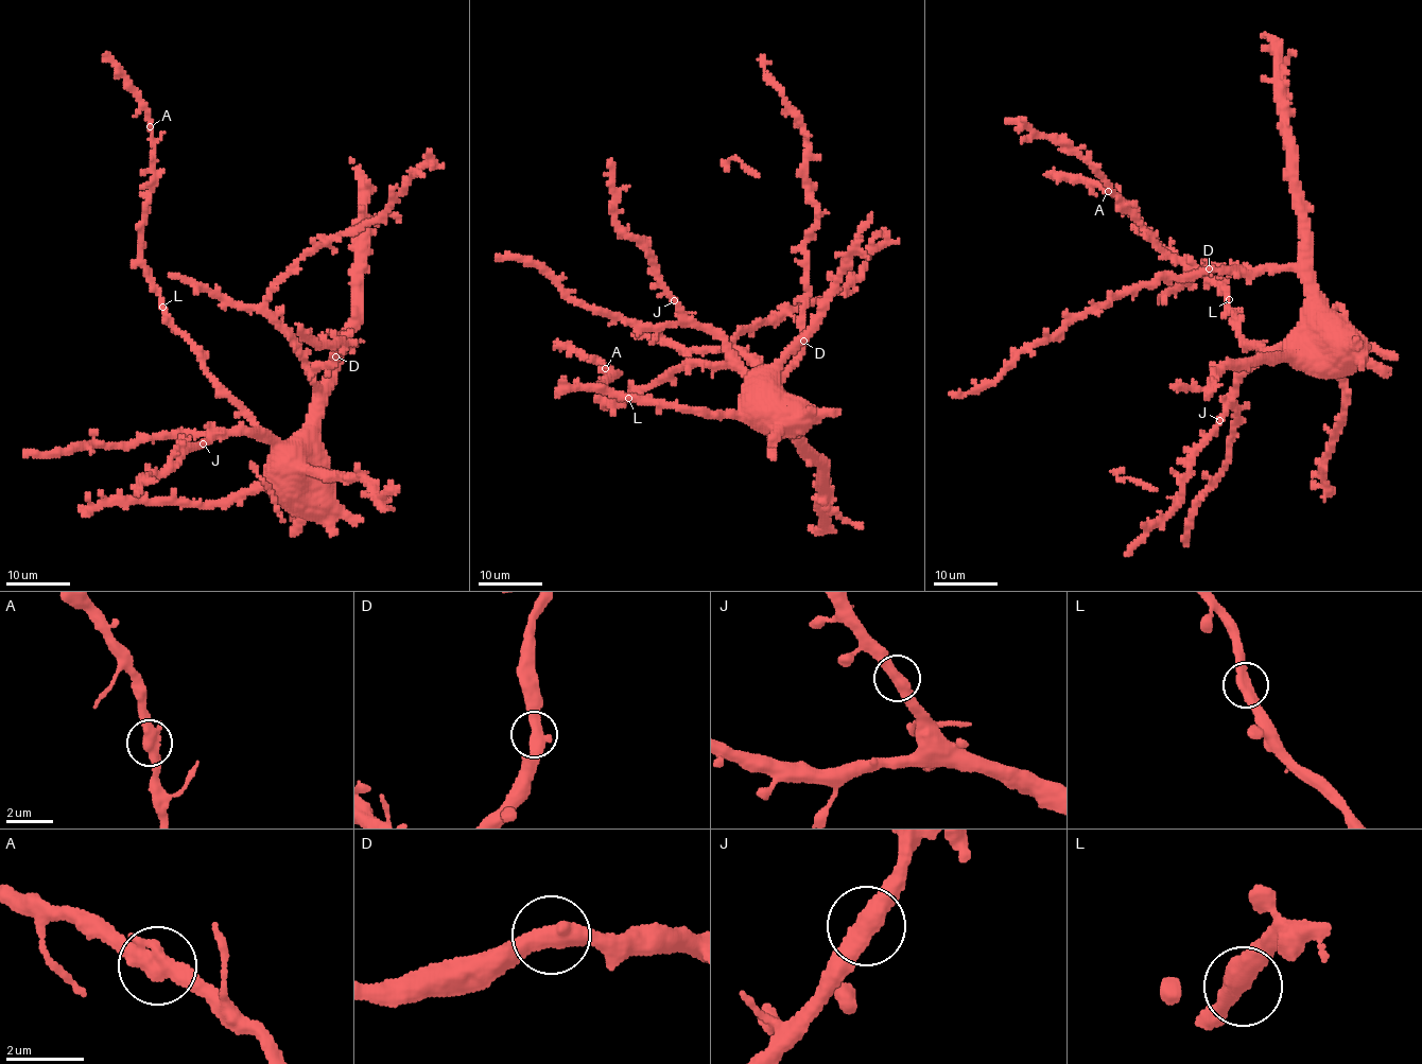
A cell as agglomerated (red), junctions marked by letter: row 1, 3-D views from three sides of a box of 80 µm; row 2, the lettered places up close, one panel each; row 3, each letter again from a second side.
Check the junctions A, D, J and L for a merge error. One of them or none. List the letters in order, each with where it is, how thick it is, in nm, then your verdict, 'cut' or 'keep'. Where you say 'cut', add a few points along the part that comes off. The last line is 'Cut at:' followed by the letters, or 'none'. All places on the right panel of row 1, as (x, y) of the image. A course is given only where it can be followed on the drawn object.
A: at (1108, 191); 480 nm thick; keep
D: at (1209, 268); 480 nm thick; keep
J: at (1219, 420); 480 nm thick; keep
L: at (1229, 299); 460 nm thick; keep
Cut at: none

